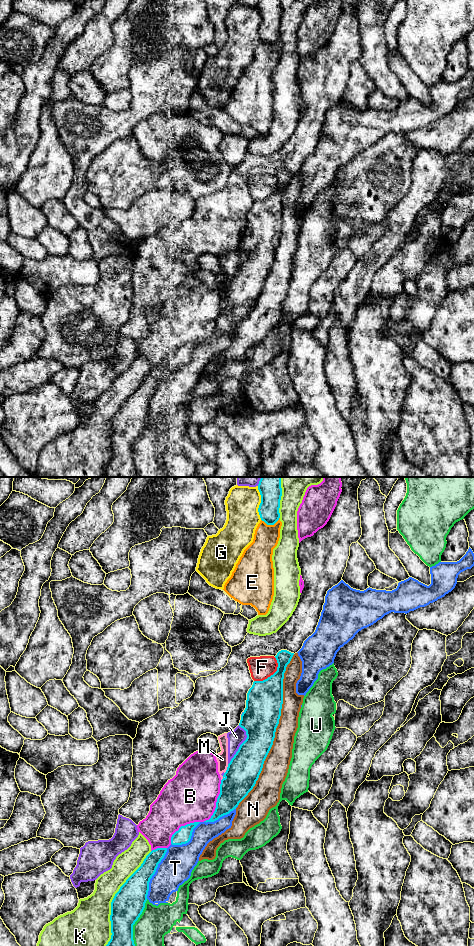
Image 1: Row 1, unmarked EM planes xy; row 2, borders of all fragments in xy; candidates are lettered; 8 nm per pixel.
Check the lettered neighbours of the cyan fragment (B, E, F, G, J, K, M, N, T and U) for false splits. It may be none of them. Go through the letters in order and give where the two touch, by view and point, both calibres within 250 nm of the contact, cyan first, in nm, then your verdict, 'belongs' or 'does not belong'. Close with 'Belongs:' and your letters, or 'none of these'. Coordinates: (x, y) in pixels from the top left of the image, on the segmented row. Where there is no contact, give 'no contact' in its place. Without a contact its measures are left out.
B: contact xy (216, 802); calibres 240 and 420 nm; does not belong
E: contact xy (270, 524); calibres 170 and 220 nm; does not belong
F: contact xy (271, 675); calibres 280 and 180 nm; does not belong
G: contact xy (260, 503); calibres 180 and 260 nm; does not belong
J: contact xy (240, 745); calibres 280 and 130 nm; does not belong
K: contact xy (113, 898); calibres 260 and 300 nm; does not belong
M: contact xy (227, 769); calibres 260 and 100 nm; does not belong
N: contact xy (275, 730); calibres 300 and 190 nm; does not belong
T: contact xy (154, 873); calibres 240 and 260 nm; does not belong
U: contact xy (135, 921); calibres 260 and 260 nm; does not belong
Belongs: none of these

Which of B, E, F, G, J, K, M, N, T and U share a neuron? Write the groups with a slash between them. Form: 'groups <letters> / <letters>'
groups B / E / F / G / J M / K / N / T / U

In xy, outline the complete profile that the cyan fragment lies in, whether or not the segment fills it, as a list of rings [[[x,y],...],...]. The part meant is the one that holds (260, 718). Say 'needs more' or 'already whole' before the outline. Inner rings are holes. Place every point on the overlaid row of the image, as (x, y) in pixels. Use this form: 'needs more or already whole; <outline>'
already whole; [[[281,650],[275,656],[278,667],[277,671],[263,681],[254,681],[252,687],[247,693],[246,708],[241,715],[241,720],[239,726],[246,731],[247,738],[240,745],[238,751],[231,759],[228,764],[227,770],[223,775],[223,779],[220,784],[220,794],[217,798],[216,808],[209,820],[204,822],[214,822],[220,817],[229,814],[231,811],[236,809],[239,803],[248,795],[248,793],[253,789],[256,784],[256,781],[259,778],[259,775],[262,771],[264,761],[273,745],[275,738],[276,728],[279,724],[279,719],[281,716],[281,709],[283,704],[283,679],[284,673],[286,671],[287,665],[290,663],[294,653],[291,653],[287,650]]]

